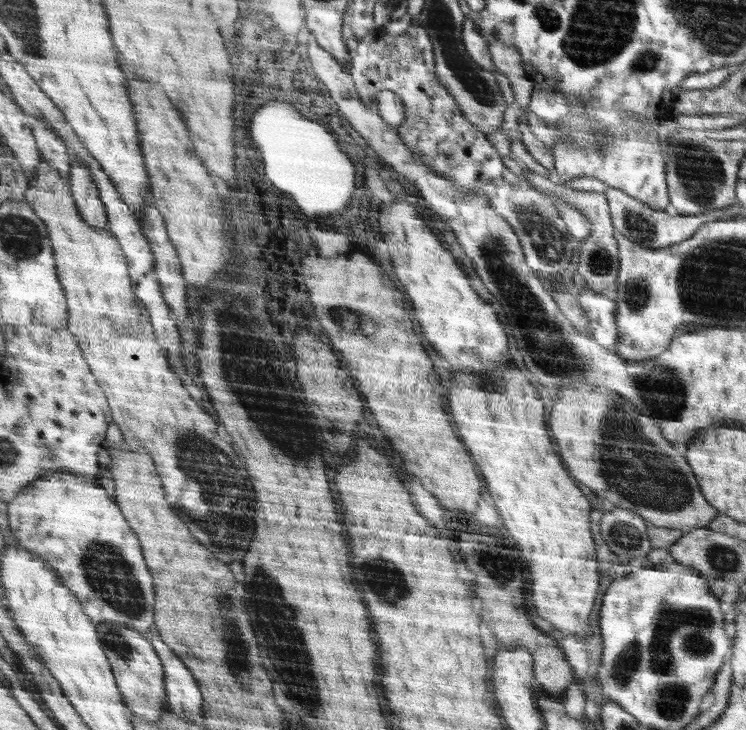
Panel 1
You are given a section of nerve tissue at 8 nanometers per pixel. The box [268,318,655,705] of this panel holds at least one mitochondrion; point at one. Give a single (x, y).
(381, 578)

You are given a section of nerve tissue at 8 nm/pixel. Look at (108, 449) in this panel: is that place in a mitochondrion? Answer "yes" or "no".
no

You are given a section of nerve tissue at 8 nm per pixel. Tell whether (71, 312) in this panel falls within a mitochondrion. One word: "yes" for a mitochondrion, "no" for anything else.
no

